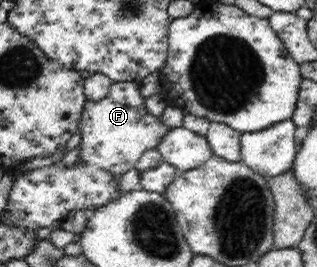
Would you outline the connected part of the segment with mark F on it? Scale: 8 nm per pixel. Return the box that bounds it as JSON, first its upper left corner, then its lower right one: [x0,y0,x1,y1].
[80,82,169,176]

